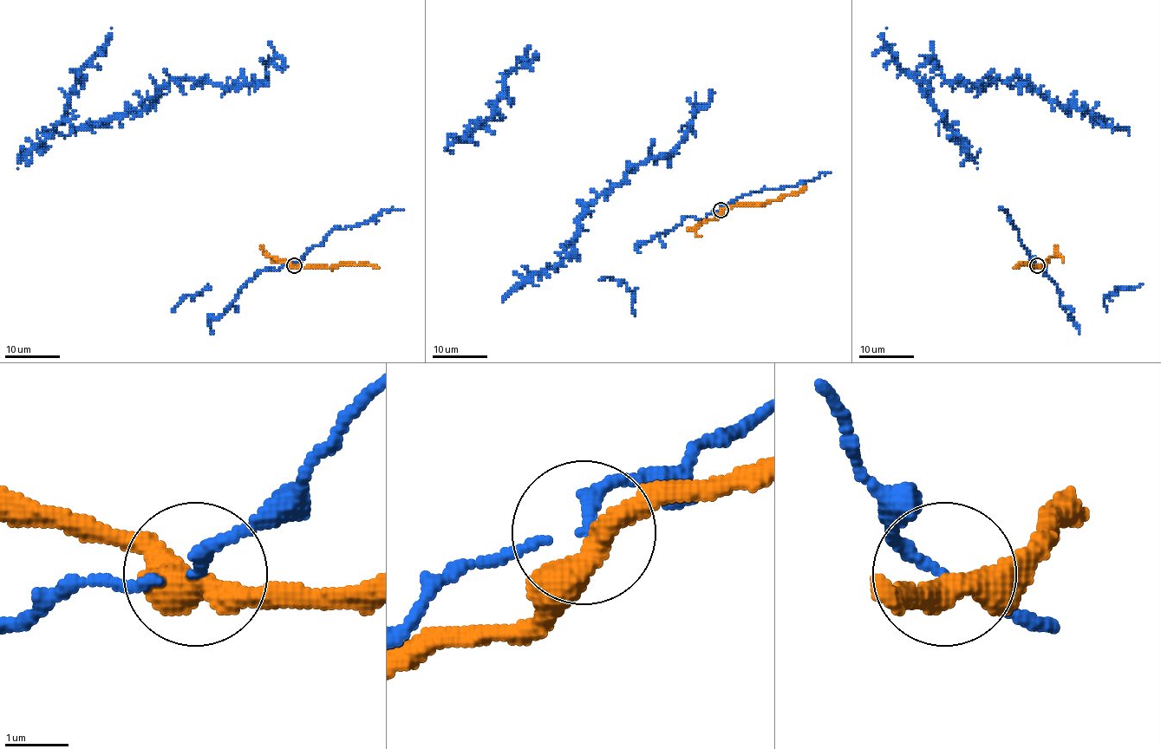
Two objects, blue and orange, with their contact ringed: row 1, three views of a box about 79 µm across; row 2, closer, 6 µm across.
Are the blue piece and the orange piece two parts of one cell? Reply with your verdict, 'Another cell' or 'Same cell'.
Another cell

